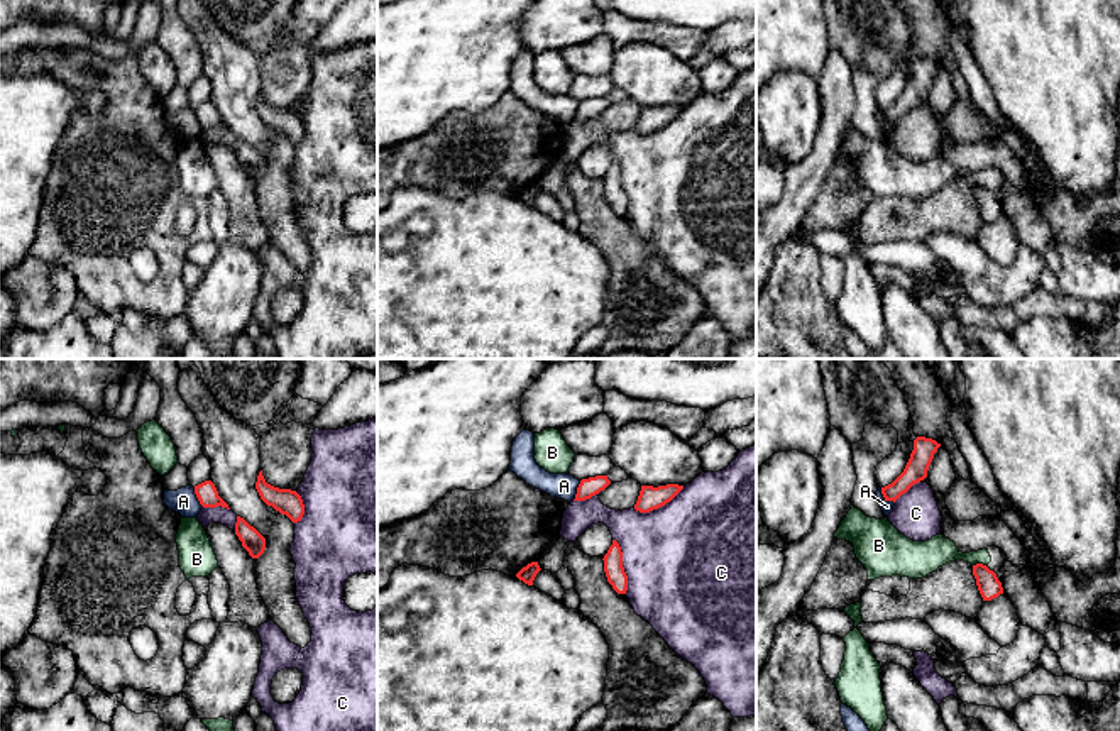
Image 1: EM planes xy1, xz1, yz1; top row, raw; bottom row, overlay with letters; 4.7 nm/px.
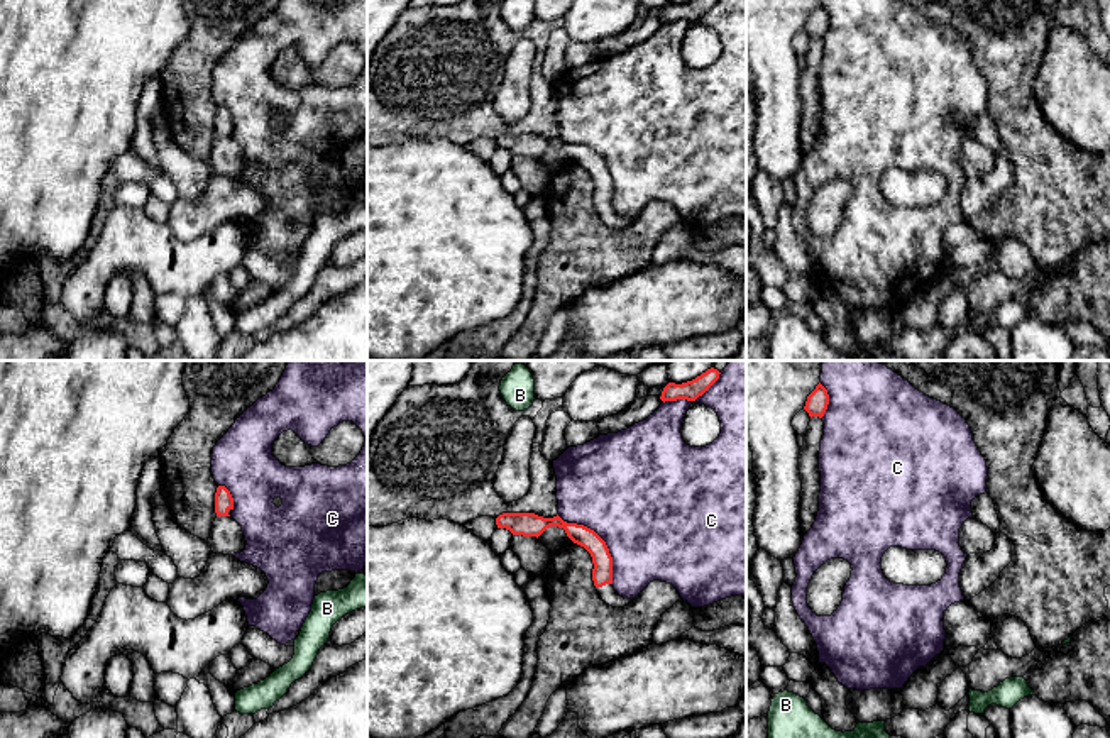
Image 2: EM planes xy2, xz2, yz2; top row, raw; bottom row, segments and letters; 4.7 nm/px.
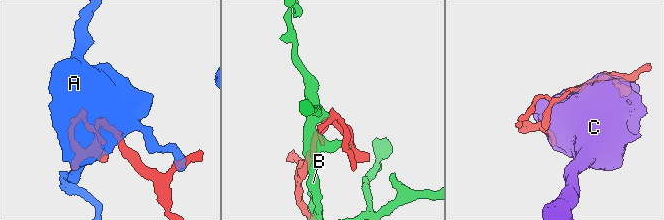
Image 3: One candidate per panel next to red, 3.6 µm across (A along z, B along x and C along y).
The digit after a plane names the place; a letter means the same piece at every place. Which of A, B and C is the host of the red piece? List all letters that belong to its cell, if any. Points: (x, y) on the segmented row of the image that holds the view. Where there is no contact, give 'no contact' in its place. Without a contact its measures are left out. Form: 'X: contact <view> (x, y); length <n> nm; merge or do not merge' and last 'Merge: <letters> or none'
A: contact yz1 (885, 498); length 100 nm; do not merge
B: contact yz1 (978, 564); length 60 nm; do not merge
C: contact xz2 (601, 539); length 420 nm; do not merge
Merge: none

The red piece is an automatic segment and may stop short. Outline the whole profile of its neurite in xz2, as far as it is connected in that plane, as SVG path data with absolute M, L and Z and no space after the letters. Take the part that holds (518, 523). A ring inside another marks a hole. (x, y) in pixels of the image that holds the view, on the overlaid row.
M503 513L496 518L497 528L506 528L513 535L540 537L547 528L563 528L567 537L584 547L592 557L592 581L599 598L613 606L624 608L633 599L619 596L613 587L613 557L606 542L591 528L577 523L567 523L558 515L543 518L535 513Z

